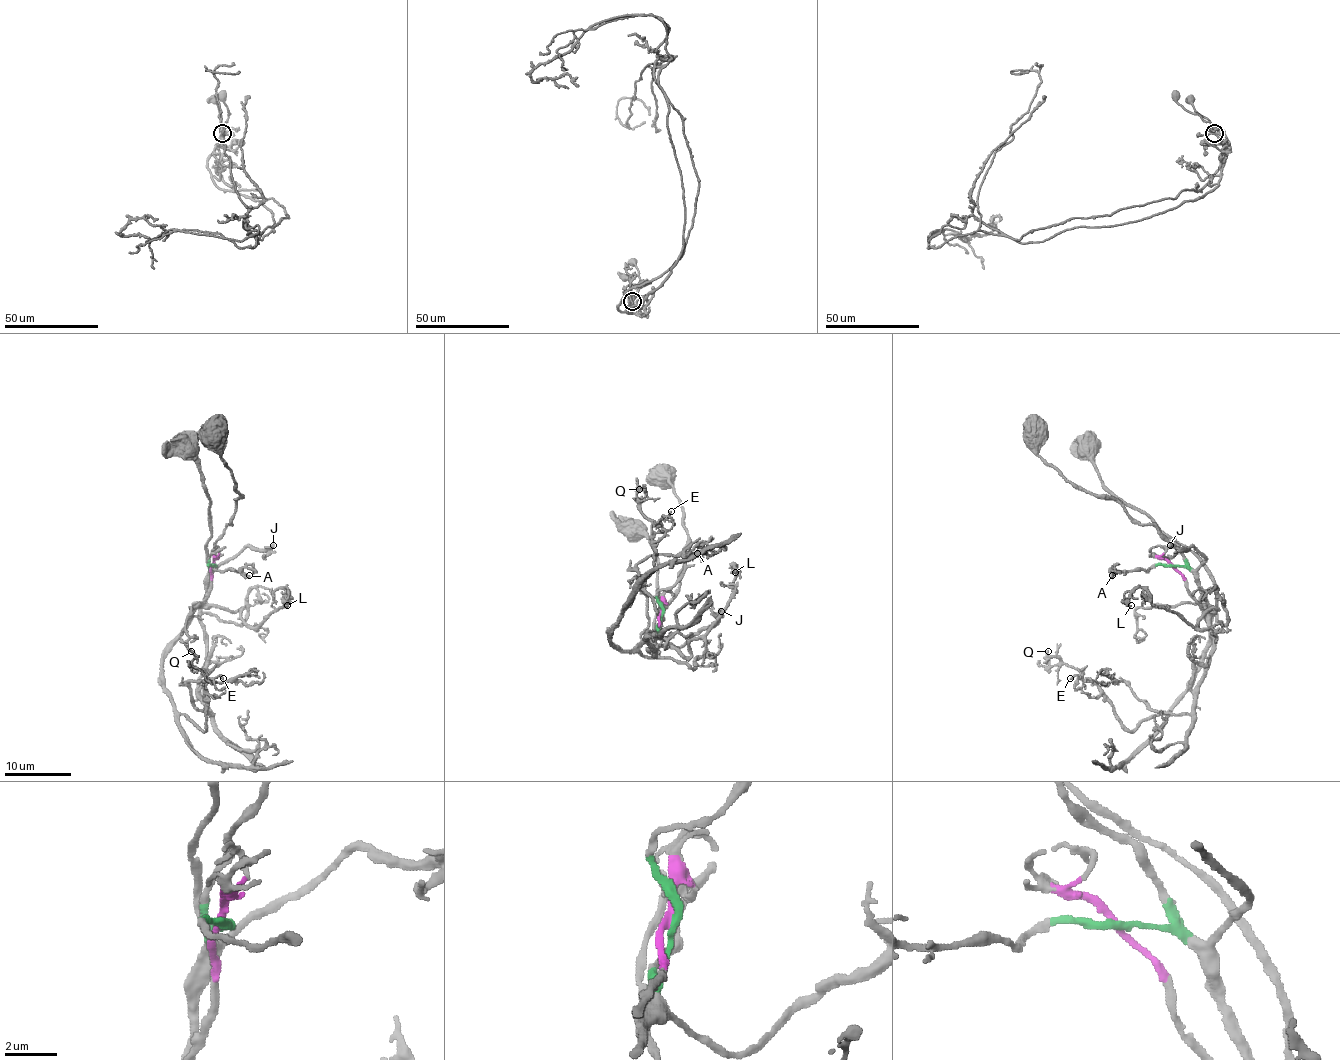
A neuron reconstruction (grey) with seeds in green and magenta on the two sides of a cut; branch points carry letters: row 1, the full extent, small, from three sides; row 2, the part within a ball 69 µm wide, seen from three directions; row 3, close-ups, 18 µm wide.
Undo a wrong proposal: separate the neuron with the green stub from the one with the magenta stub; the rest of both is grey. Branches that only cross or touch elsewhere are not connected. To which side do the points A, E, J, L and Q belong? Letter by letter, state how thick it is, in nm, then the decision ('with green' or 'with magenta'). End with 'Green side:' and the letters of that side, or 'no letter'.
A: 180 nm thick; with green
E: 150 nm thick; with magenta
J: 180 nm thick; with green
L: 200 nm thick; with magenta
Q: 140 nm thick; with magenta
Green side: A, J

